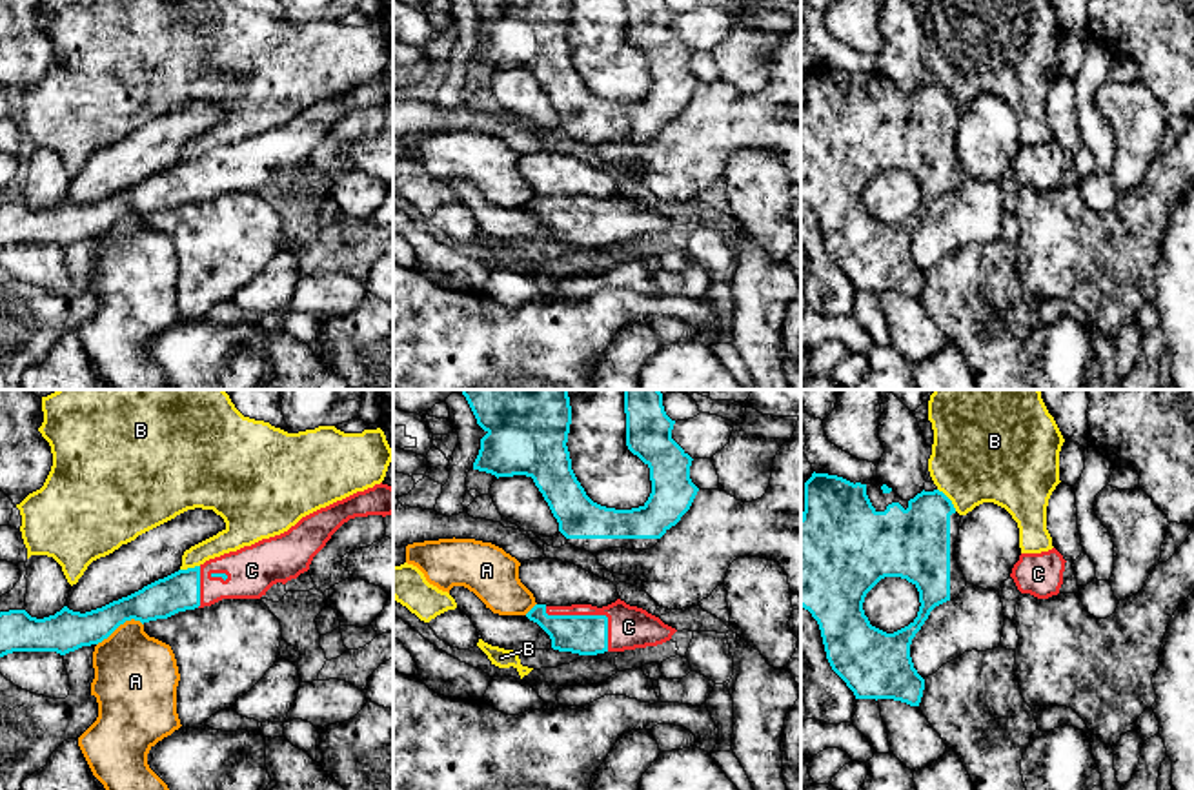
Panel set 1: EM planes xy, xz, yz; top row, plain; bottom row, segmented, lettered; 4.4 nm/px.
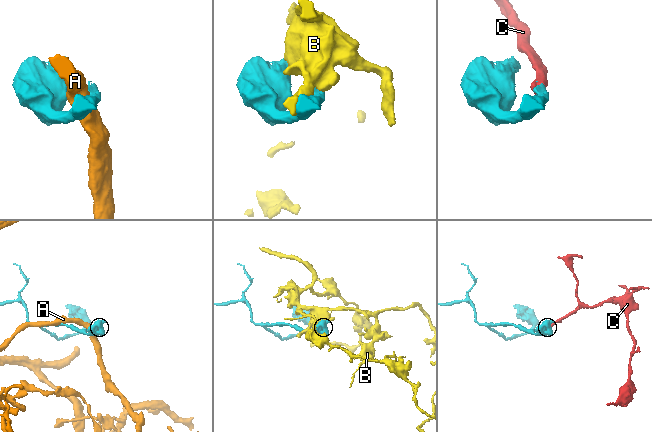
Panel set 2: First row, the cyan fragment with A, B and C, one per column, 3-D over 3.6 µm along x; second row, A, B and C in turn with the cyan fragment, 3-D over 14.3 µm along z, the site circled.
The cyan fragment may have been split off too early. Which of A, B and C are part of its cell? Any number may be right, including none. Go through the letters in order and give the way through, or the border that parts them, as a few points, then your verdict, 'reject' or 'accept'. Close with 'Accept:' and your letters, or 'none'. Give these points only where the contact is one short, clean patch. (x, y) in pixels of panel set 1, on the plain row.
A: border xy (142, 215), (126, 212), (97, 237); reject
B: reject
C: way xz (579, 226), (590, 208), (628, 219); accept
Accept: C

